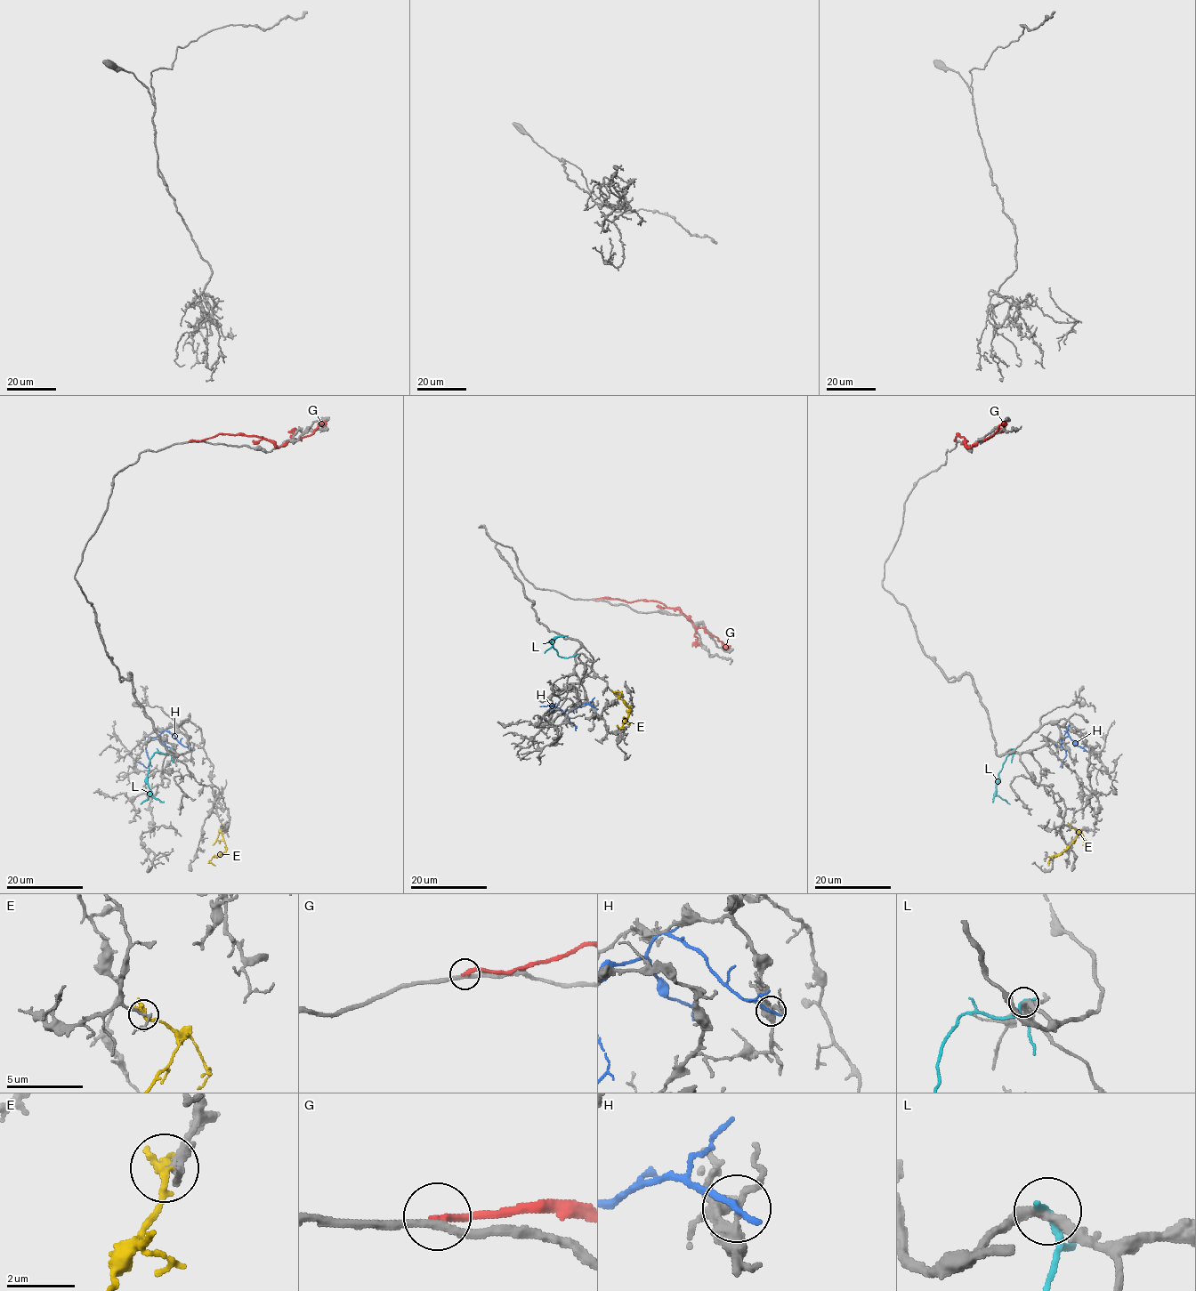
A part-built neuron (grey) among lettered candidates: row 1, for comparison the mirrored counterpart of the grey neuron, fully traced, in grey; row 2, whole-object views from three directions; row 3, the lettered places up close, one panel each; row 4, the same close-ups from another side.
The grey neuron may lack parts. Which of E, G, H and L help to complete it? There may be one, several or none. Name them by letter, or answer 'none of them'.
E

